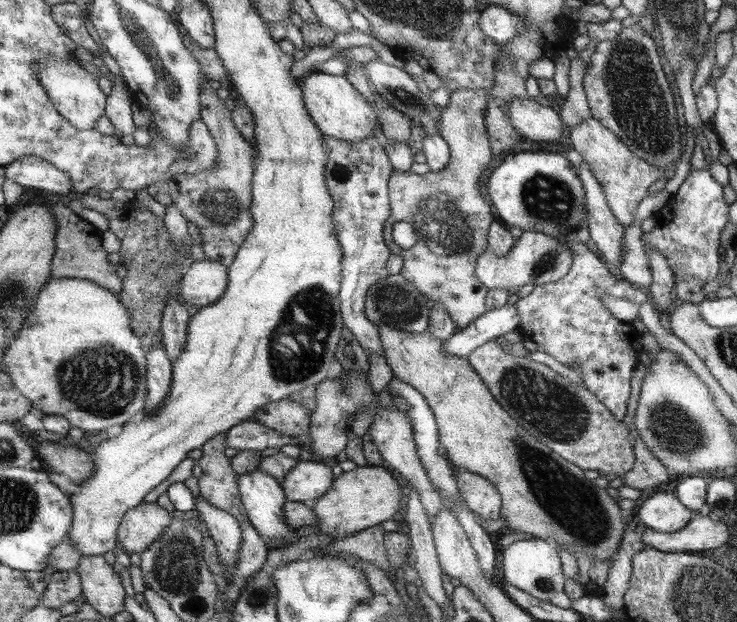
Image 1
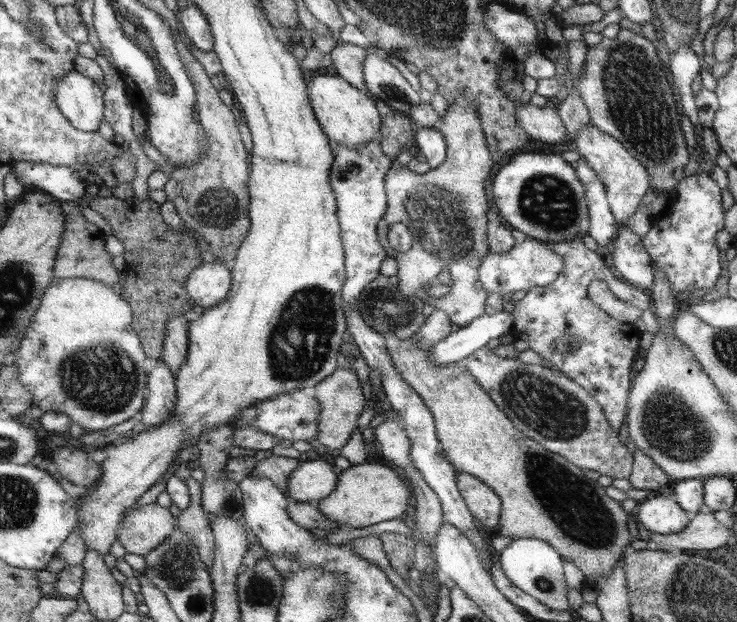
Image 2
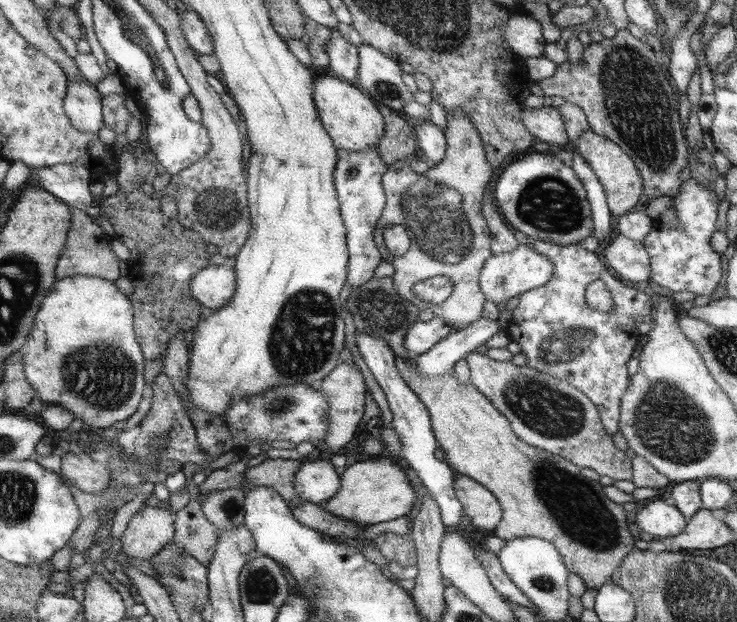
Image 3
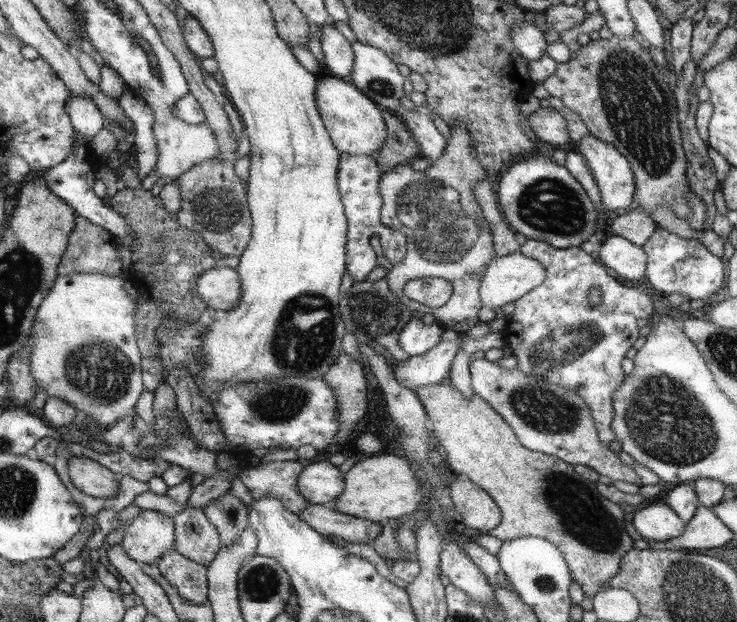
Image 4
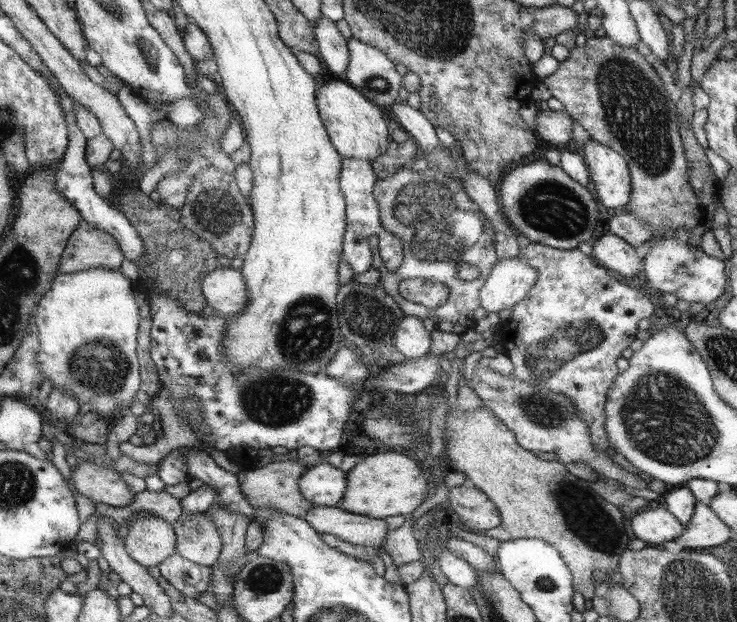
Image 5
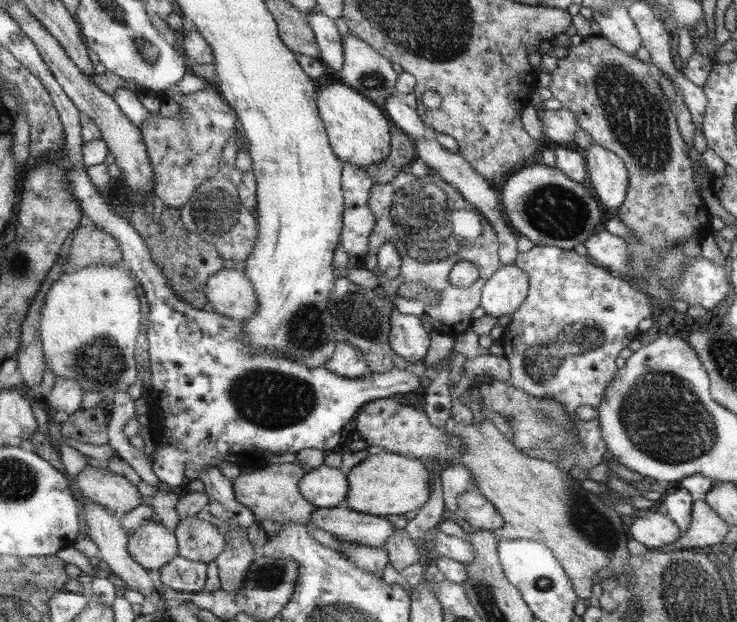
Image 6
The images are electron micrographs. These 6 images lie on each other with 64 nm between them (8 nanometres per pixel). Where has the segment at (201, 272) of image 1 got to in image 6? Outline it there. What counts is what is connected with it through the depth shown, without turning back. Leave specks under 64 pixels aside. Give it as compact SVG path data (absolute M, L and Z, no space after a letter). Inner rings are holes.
M223 268L205 280L205 296L213 312L235 322L251 318L257 310L255 288L247 274L239 270Z

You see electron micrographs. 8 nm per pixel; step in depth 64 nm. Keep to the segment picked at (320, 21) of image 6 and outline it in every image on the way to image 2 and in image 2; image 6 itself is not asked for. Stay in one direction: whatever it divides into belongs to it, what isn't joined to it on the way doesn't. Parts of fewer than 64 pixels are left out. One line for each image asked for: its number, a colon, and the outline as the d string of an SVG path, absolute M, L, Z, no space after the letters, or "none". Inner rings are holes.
2: M337 44L329 52L329 64L335 68L335 76L347 80L347 84L359 88L369 96L369 88L363 84L363 62L367 60L367 50L353 44Z
3: M331 30L331 40L325 48L323 62L335 74L337 80L345 80L347 84L357 86L357 70L359 70L359 50L355 44L349 44L337 30Z
4: M331 24L321 28L321 50L323 50L323 68L333 74L333 78L351 82L353 72L353 48L351 42Z
5: M321 18L313 22L313 34L315 42L319 46L319 58L325 64L325 68L331 72L333 78L345 80L347 64L349 64L349 48L347 38L335 28L335 22L329 18Z

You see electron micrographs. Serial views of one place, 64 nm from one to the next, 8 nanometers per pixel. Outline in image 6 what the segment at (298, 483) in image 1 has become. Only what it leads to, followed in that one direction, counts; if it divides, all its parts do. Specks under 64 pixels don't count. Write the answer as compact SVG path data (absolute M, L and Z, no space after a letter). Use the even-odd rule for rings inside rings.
M321 464L303 476L299 492L317 508L337 508L337 504L345 498L347 486L349 482L345 482L343 472Z

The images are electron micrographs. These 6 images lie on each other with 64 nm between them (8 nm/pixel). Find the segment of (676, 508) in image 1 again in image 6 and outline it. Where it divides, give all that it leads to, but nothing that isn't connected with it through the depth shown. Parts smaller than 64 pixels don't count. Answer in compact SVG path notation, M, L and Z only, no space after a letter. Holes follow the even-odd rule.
M657 506L631 522L629 536L647 546L647 550L671 548L671 544L681 536L681 528Z

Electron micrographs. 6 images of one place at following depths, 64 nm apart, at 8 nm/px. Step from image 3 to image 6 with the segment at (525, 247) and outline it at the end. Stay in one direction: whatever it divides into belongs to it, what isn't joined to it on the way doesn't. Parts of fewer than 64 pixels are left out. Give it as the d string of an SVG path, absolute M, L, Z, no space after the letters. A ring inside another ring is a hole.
M515 262L503 264L485 282L481 290L481 308L485 310L485 316L499 318L501 314L513 314L527 298L527 292L527 272L523 272Z

